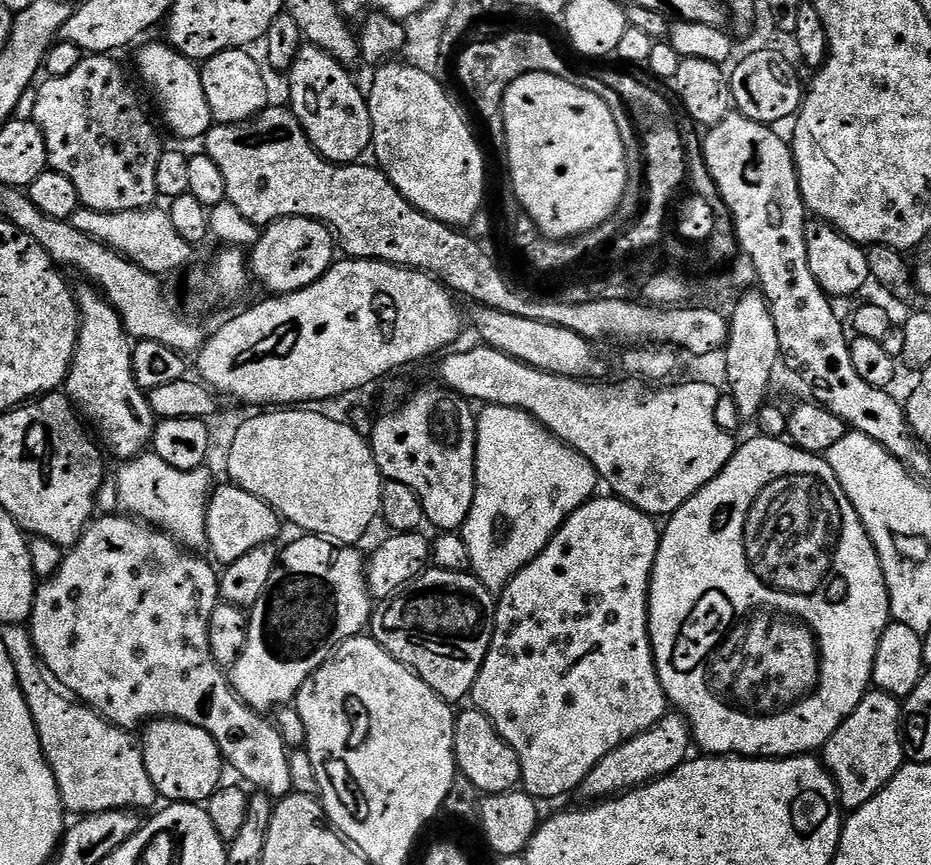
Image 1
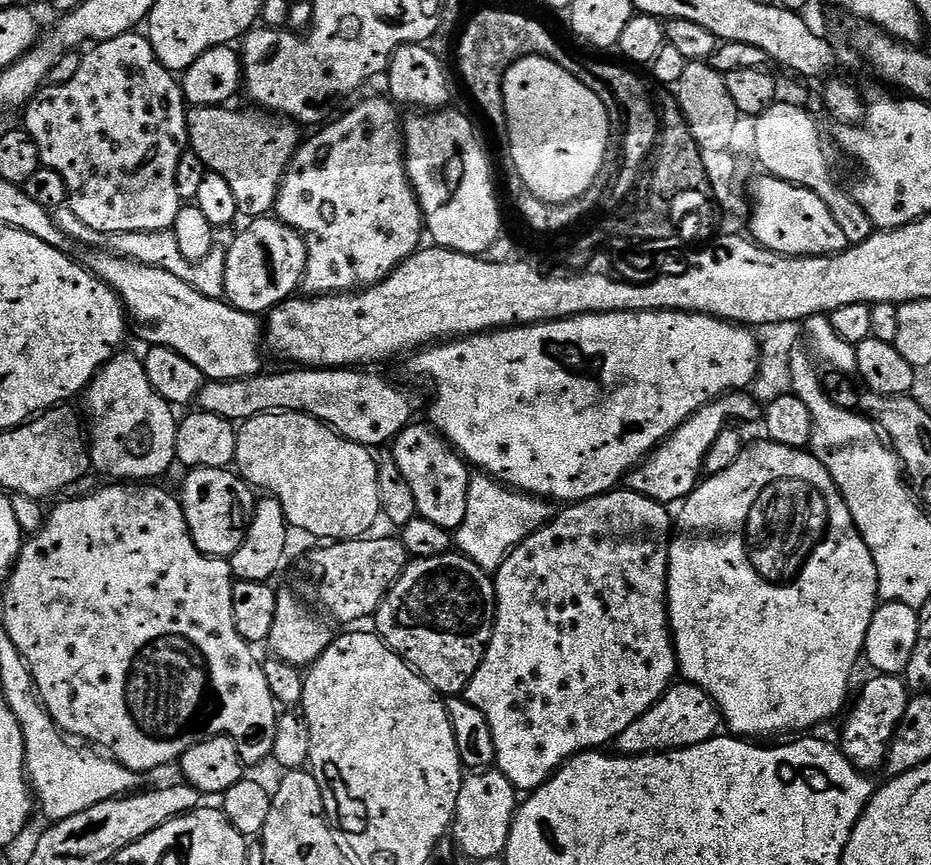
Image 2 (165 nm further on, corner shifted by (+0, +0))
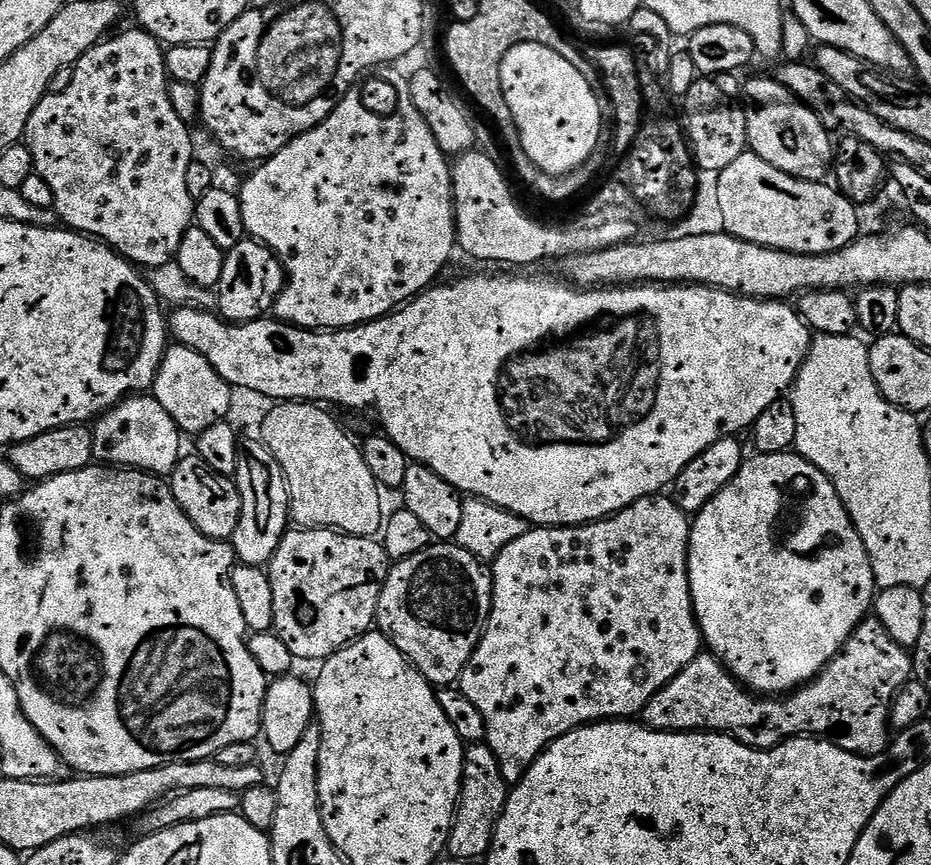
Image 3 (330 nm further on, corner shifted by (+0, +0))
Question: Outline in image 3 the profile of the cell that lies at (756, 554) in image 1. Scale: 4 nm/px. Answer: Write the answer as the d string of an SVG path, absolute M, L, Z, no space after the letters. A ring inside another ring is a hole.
M792 450L778 454L761 452L749 455L738 474L730 478L728 485L713 500L706 502L701 512L695 513L688 533L688 577L696 621L700 623L700 634L707 651L717 656L728 668L728 673L745 688L769 698L795 692L815 678L840 653L850 634L854 634L856 627L873 611L878 595L866 546L862 546L862 538L858 538L858 530L854 530L854 522L850 522L848 512L842 506L830 478L826 478L822 470L818 470Z

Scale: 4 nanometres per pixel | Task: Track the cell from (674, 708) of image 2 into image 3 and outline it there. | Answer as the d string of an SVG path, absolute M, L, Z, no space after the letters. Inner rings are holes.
M865 618L854 630L854 634L850 634L850 638L842 646L842 650L834 659L829 662L818 675L809 680L802 688L796 689L795 692L781 694L775 698L769 698L759 695L740 683L739 680L733 678L728 673L726 667L717 656L711 652L704 650L700 655L694 658L694 662L690 662L690 666L686 666L681 672L672 679L666 687L658 690L658 694L654 694L654 698L650 698L650 702L644 707L642 713L643 723L647 724L654 732L722 732L732 736L735 740L740 740L747 748L776 748L783 744L786 740L794 740L798 736L810 736L821 740L829 740L831 744L837 744L842 750L852 752L856 756L876 756L879 752L886 752L890 743L890 713L892 711L892 701L896 698L896 693L913 679L912 657L909 649L903 648L898 642L894 642L894 638L890 638L890 634L886 634L886 626L882 626L882 622L875 618Z

